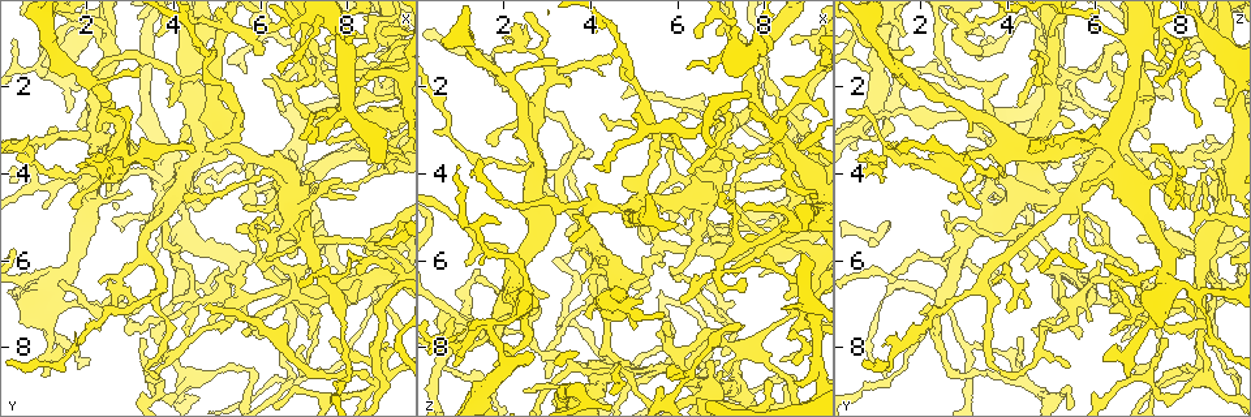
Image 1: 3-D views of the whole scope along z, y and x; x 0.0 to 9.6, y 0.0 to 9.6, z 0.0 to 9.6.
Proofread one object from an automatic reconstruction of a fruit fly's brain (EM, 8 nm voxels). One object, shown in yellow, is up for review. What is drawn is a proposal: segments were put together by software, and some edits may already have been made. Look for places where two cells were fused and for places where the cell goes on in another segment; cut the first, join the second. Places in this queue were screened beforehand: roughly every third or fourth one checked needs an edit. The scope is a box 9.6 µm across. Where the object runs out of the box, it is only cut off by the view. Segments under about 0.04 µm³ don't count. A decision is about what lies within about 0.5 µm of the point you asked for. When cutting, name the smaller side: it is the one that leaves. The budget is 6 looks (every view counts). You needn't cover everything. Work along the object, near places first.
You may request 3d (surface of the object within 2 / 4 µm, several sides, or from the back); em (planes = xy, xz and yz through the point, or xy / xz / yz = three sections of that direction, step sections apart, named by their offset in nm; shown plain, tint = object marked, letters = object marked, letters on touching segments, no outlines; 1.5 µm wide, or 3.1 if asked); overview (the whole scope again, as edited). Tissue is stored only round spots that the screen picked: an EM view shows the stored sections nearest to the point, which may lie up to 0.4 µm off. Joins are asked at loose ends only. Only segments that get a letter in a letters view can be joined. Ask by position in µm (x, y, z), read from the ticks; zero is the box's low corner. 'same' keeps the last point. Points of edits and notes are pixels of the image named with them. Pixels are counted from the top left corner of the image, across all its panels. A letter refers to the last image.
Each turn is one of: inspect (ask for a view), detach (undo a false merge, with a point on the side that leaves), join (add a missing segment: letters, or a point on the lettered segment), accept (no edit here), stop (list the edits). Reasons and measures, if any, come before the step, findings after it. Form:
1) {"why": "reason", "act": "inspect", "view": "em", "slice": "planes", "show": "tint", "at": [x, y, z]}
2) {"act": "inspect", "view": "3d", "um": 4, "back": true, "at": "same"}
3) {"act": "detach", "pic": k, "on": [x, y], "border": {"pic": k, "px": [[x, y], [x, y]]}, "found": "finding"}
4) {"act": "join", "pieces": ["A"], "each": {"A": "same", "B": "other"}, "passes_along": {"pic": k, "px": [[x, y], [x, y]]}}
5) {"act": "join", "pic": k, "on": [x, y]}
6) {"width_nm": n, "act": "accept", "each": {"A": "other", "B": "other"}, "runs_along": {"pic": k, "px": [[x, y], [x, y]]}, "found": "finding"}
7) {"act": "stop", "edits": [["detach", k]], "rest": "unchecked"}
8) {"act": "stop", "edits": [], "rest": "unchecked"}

{"why": "tapers out", "act": "inspect", "view": "em", "slice": "planes", "show": "tint", "at": [8.10, 4.45, 3.75]}

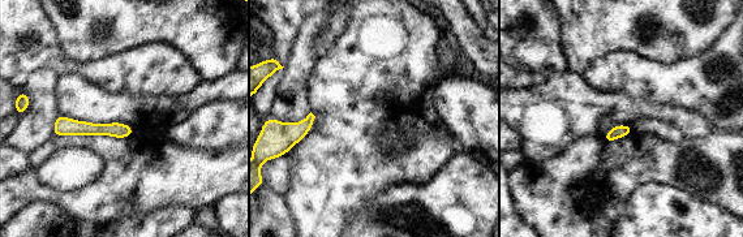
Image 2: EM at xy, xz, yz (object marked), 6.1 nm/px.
{"act": "inspect", "view": "em", "slice": "planes", "show": "letters", "at": "same"}

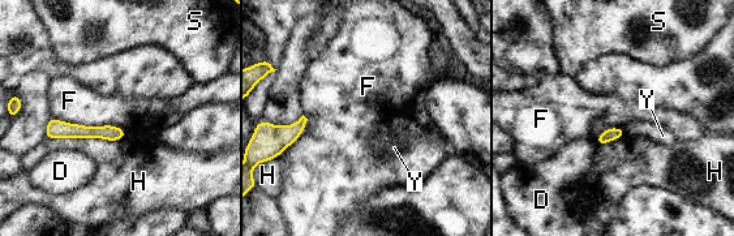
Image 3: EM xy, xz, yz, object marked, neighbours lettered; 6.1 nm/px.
{"longest_contact_nm": ["H", 480], "act": "accept", "each": {"D": "other", "F": "other", "H": "other", "S": "other", "Y": "other"}, "runs_along": {"pic": 3, "px": [[121, 132], [54, 131], [48, 134]]}, "found": "none of them fits"}

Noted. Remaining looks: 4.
{"why": "a narrow waist", "act": "inspect", "view": "em", "slice": "planes", "show": "letters", "at": [8.30, 5.90, 2.25]}

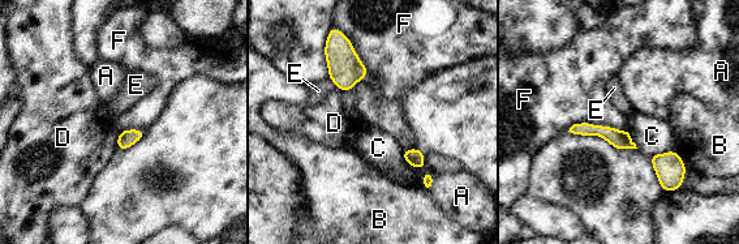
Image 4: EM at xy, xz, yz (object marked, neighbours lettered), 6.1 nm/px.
{"width_nm": 20, "act": "accept", "each": {"A": "other", "B": "other", "C": "other", "D": "other", "E": "other", "F": "other"}, "runs_along": {"pic": 4, "px": [[574, 129], [604, 131], [631, 145]]}, "found": "all the same cell"}

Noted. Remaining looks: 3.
{"why": "touches itself", "act": "inspect", "view": "3d", "um": 4, "at": [4.85, 7.60, 4.65]}

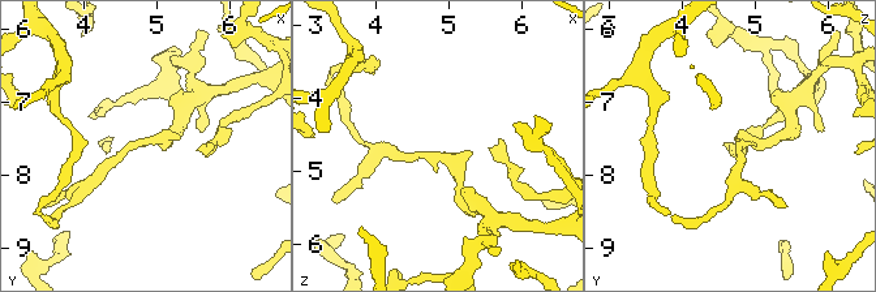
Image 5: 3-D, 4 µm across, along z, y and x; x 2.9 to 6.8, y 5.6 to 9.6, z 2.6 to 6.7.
{"why": "shape alone is not enough", "act": "inspect", "view": "em", "slice": "xy", "step": 8, "show": "tint", "at": [4.80, 7.60, 4.70]}

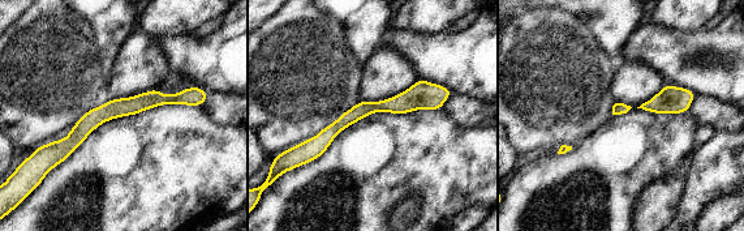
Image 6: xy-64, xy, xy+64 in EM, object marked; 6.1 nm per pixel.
{"act": "inspect", "view": "em", "slice": "planes", "show": "letters", "at": "same"}

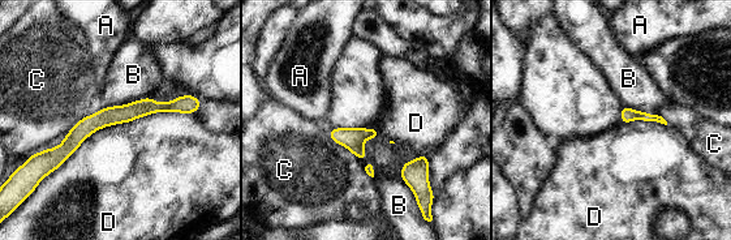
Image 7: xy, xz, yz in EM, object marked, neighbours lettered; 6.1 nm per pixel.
{"act": "accept", "each": {"A": "other", "B": "other", "C": "other", "D": "other"}, "runs_along": {"pic": 7, "px": [[189, 98], [106, 116], [47, 159]]}, "found": "all the same cell"}

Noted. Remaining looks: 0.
{"act": "stop", "edits": [], "rest": "unchecked"}

